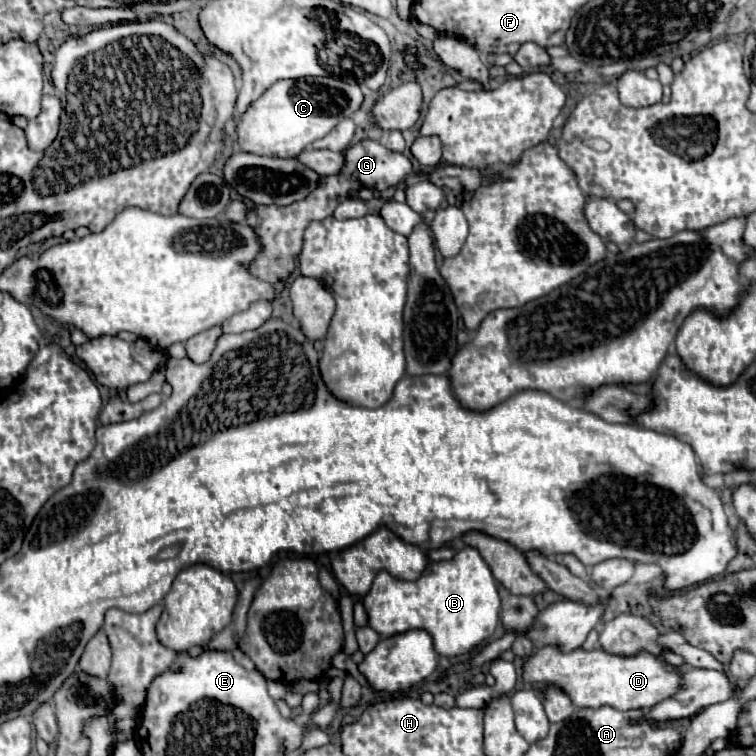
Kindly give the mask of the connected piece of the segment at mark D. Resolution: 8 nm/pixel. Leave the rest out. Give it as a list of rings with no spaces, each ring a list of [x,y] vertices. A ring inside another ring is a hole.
[[[543,646],[525,662],[523,676],[537,692],[539,684],[563,684],[563,688],[571,692],[571,700],[575,700],[577,708],[611,706],[625,712],[631,708],[653,708],[655,704],[675,696],[675,692],[681,690],[683,668],[683,656],[673,650],[663,650],[661,654],[643,650],[635,656],[617,656],[603,648],[575,648],[563,652],[557,646]],[[667,666],[675,666],[675,670],[669,670]]]

